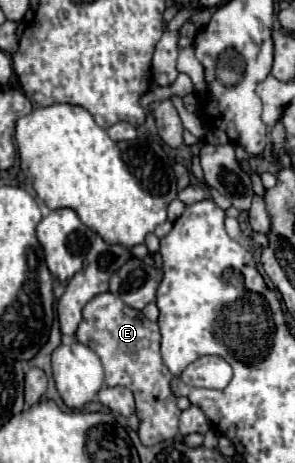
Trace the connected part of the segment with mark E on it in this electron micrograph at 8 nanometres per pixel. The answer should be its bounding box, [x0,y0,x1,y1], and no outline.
[75,291,181,445]

